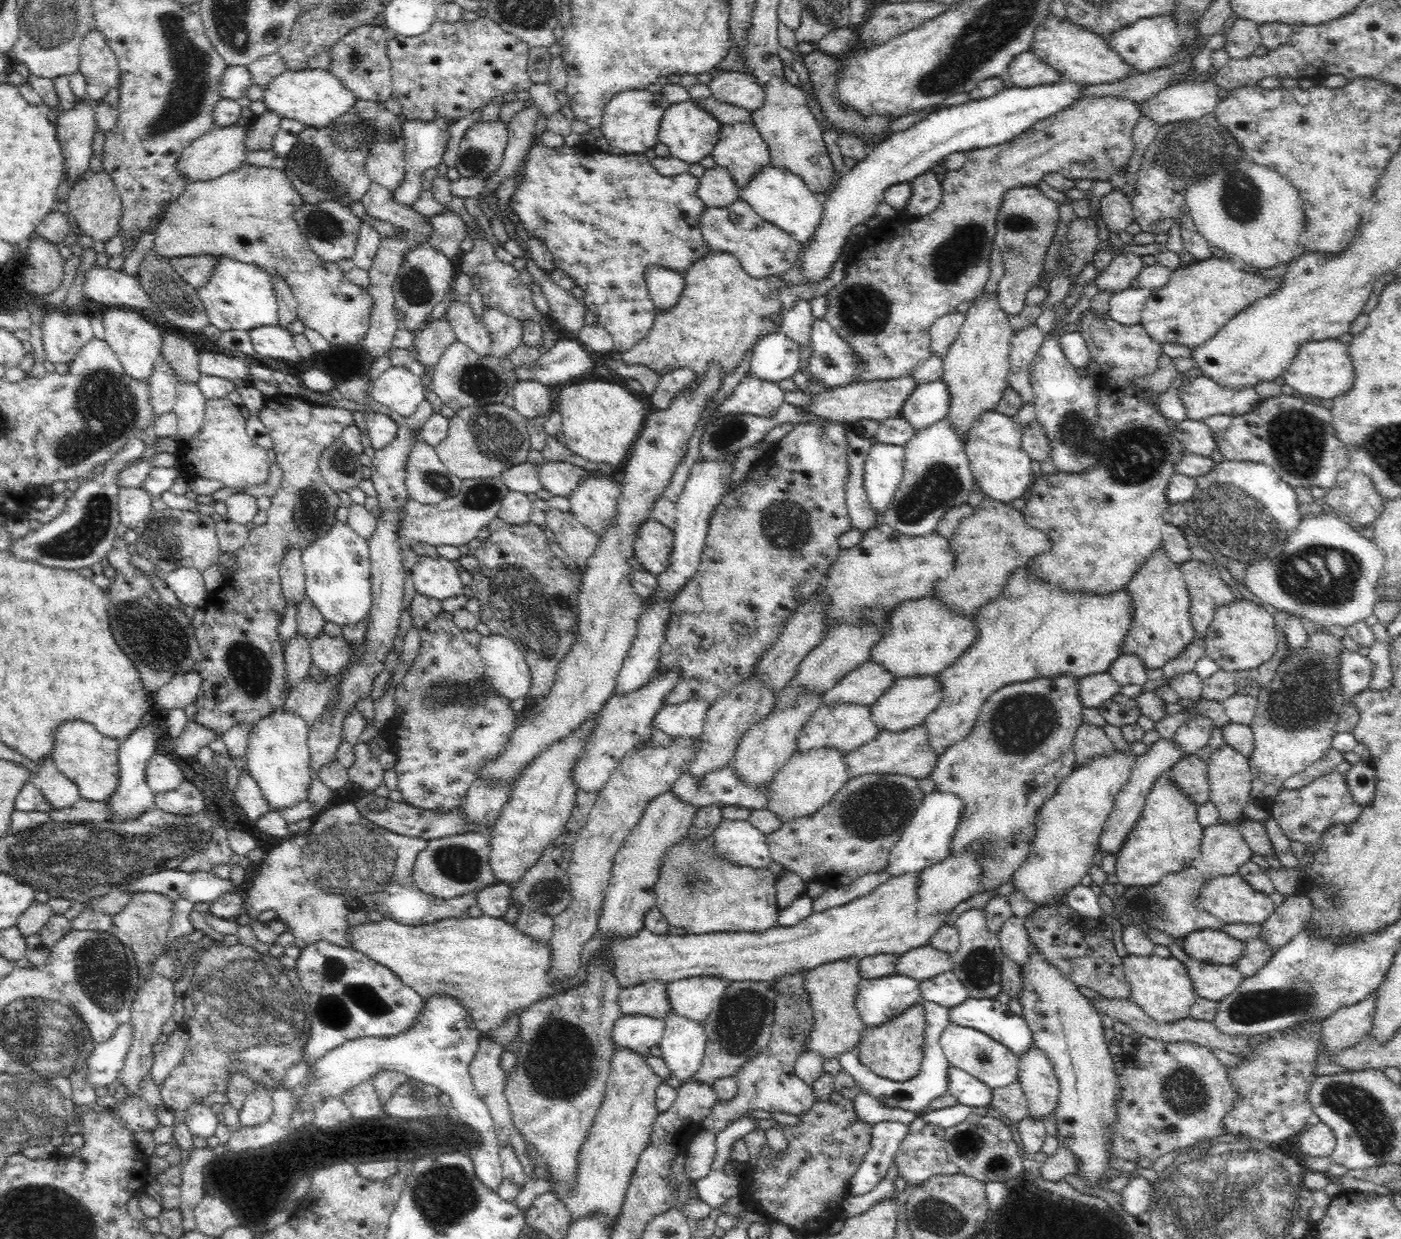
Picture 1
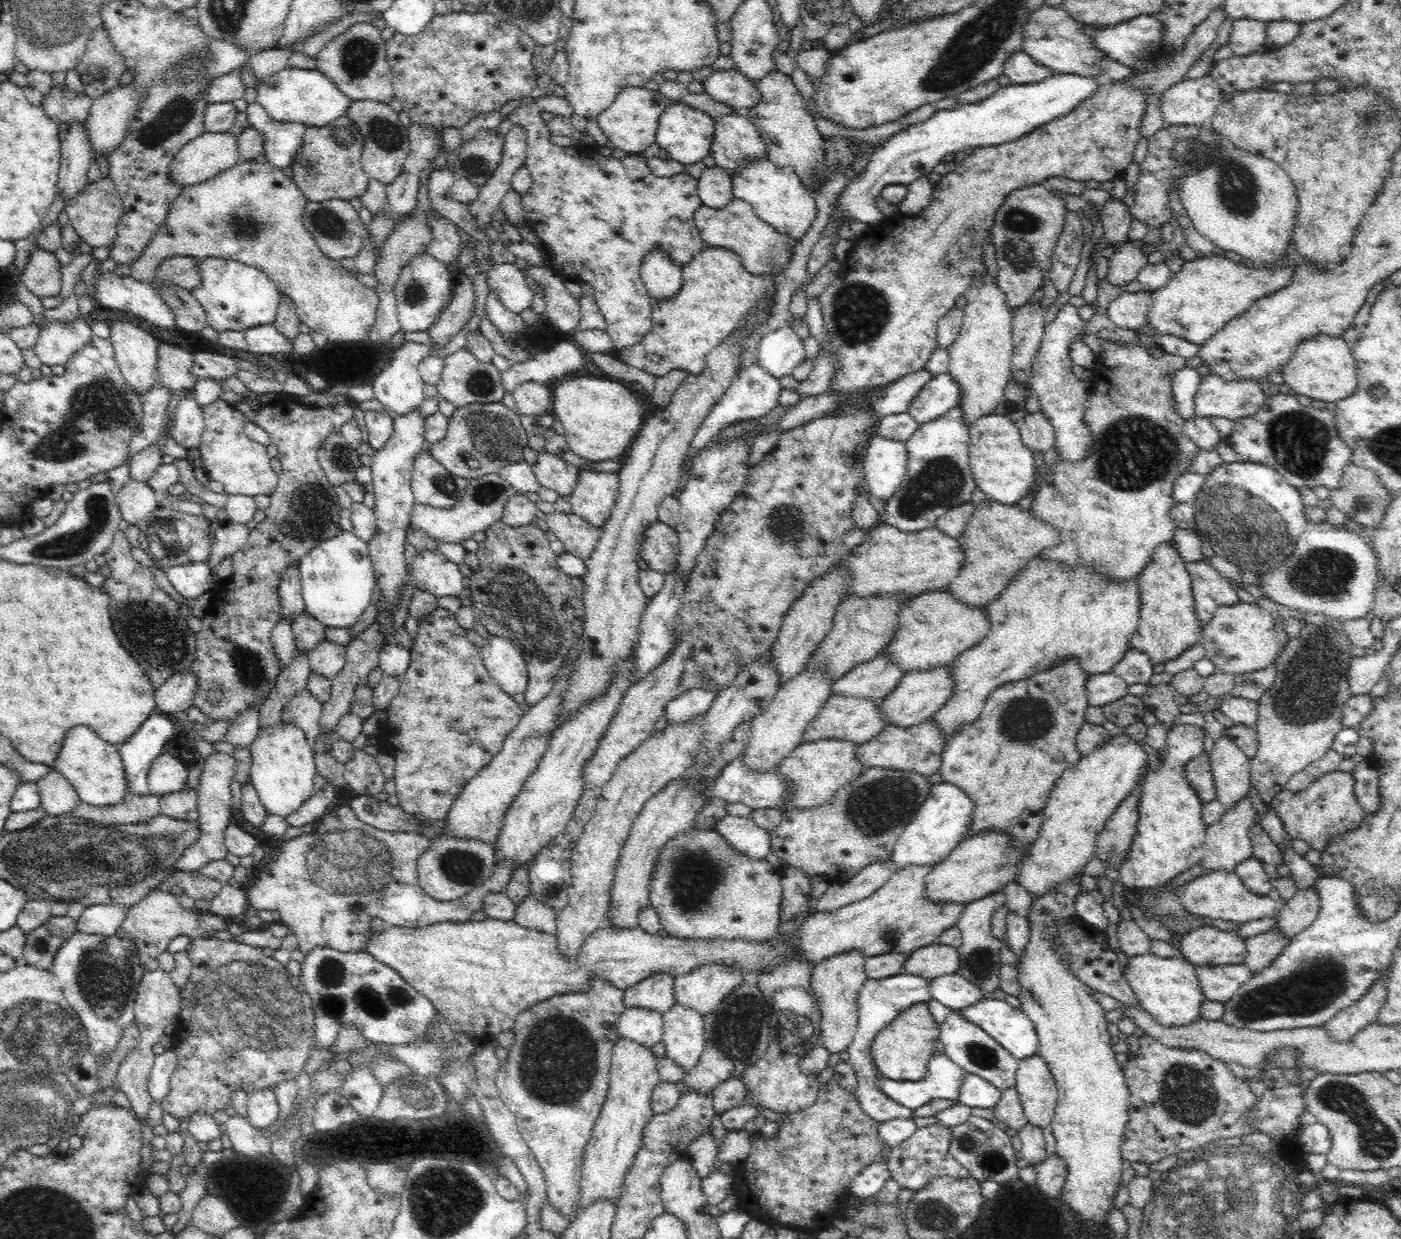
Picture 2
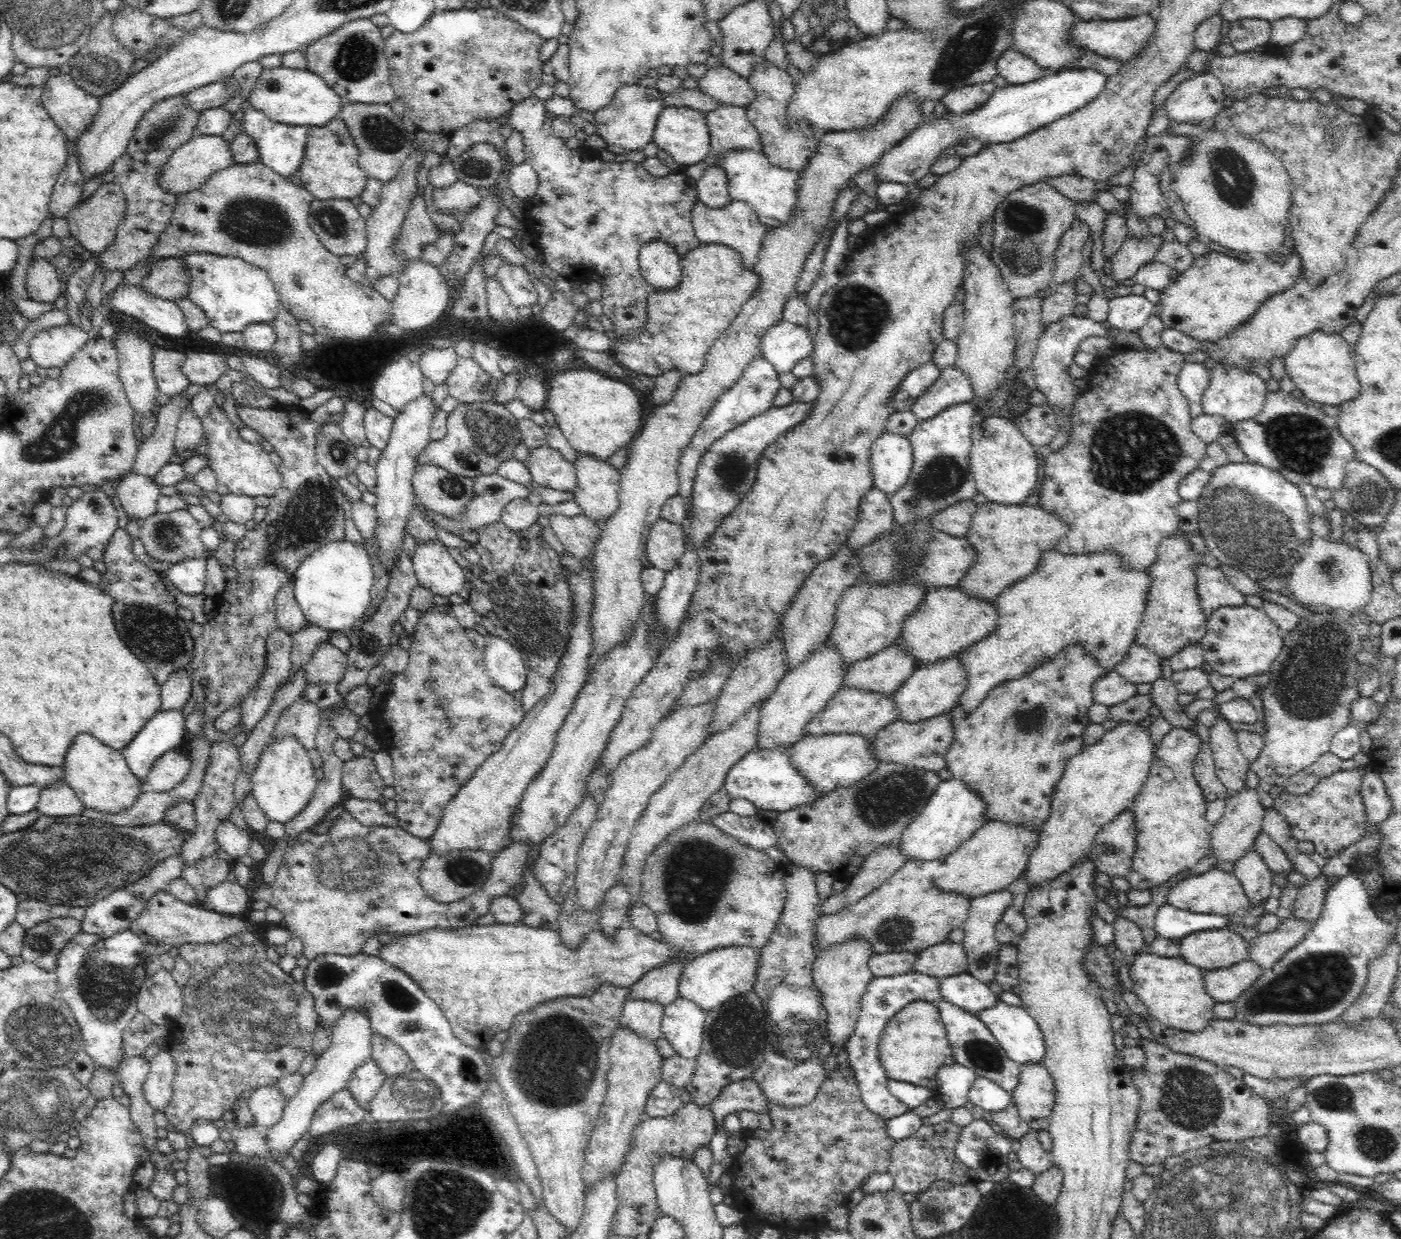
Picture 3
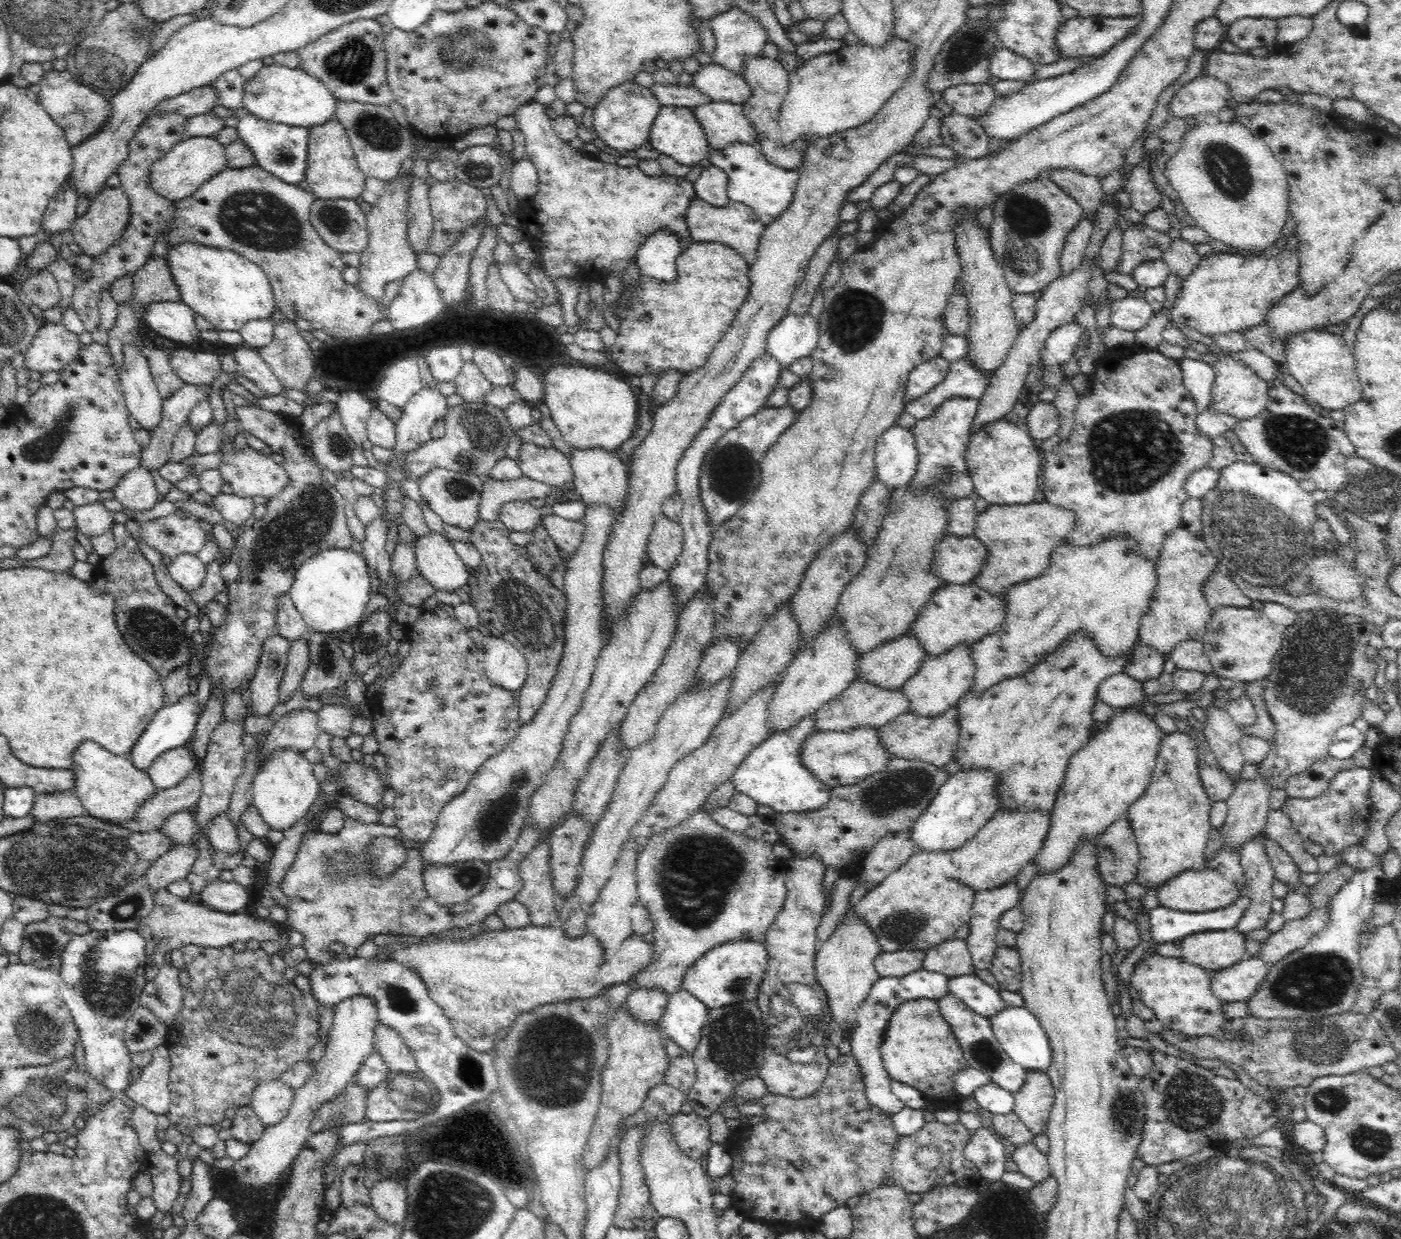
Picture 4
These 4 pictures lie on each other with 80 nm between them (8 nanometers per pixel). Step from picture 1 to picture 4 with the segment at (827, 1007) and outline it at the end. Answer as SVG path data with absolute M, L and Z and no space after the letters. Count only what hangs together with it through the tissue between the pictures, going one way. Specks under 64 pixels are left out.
M842 920L838 930L828 940L819 943L815 954L814 974L816 981L827 994L831 1024L836 1024L842 1033L850 1032L856 1022L857 1010L871 992L871 987L879 976L872 962L880 954L880 945L874 933L862 920Z

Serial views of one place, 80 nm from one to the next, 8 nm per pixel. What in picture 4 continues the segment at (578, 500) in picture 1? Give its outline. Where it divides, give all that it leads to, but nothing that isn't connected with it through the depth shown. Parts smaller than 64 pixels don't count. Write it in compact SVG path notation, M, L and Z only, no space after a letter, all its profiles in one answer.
M603 448L573 449L569 458L573 475L574 489L581 496L581 501L587 508L594 508L596 504L608 505L614 510L622 504L628 492L628 474L626 465L616 457L614 452L604 451Z

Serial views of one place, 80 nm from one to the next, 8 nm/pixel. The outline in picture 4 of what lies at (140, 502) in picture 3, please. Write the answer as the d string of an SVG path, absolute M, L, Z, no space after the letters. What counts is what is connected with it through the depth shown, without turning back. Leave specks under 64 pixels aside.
M142 467L127 472L113 488L115 499L123 508L143 513L151 511L162 495L156 489L152 474Z

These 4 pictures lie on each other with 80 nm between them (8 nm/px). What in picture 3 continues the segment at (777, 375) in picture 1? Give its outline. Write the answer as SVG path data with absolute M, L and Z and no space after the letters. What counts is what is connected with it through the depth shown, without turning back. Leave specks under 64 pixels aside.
M781 320L772 325L760 340L760 356L780 374L791 373L793 367L813 351L808 331Z

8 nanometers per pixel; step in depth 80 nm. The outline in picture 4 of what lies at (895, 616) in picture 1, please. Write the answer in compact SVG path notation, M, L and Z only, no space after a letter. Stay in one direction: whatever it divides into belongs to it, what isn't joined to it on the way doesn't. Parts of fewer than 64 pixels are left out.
M972 583L941 585L930 596L914 622L908 624L907 633L916 636L927 658L936 657L960 643L974 645L1002 624L1004 614L1003 594L992 595Z

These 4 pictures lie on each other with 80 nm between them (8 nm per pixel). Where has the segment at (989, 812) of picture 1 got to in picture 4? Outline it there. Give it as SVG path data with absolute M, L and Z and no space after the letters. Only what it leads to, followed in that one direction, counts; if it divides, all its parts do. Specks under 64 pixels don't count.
M1082 631L1072 633L1054 652L1045 656L1045 659L1040 664L1035 664L1028 672L1017 676L1010 677L1000 681L998 684L988 687L980 695L974 695L972 692L966 693L955 705L957 716L959 716L959 740L955 745L952 762L957 763L960 772L968 772L970 768L976 770L985 770L985 772L993 772L997 778L996 790L996 810L998 811L1042 811L1050 813L1053 808L1054 800L1064 783L1064 778L1067 774L1067 766L1071 757L1079 752L1091 740L1091 729L1094 727L1092 719L1092 710L1096 704L1096 690L1102 680L1106 680L1112 674L1122 673L1124 664L1131 660L1131 652L1122 655L1117 659L1108 659L1108 656L1102 655L1092 640L1088 639L1088 635Z

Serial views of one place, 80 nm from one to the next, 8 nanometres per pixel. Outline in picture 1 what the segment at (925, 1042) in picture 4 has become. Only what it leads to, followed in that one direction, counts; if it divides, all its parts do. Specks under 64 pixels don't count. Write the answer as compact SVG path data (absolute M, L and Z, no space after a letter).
M916 1003L880 1026L866 1026L855 1048L862 1065L878 1076L896 1082L910 1080L920 1070L923 1059L924 1034L927 1023L922 1003Z

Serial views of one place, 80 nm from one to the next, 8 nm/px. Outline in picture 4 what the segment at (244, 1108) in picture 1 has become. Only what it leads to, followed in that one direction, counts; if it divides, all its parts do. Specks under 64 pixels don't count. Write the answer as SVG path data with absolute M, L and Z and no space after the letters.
M278 1080L263 1082L252 1093L249 1107L264 1127L278 1124L288 1114L294 1091Z

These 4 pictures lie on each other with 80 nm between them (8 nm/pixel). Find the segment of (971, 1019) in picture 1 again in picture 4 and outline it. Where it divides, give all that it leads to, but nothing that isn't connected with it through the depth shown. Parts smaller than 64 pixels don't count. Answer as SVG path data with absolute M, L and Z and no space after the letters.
M1004 1006L994 1016L988 1016L991 1029L1006 1054L1028 1071L1046 1071L1051 1060L1048 1037L1038 1019L1026 1007Z

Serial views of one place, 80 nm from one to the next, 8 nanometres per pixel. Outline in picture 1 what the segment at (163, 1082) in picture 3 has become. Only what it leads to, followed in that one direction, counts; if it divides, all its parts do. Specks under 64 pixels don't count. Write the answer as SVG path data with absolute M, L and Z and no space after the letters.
M182 1021L178 1023L177 1028L172 1033L168 1034L167 1041L163 1044L163 1049L155 1056L149 1070L158 1087L162 1086L162 1082L170 1074L170 1070L182 1060L188 1043L188 1029Z

